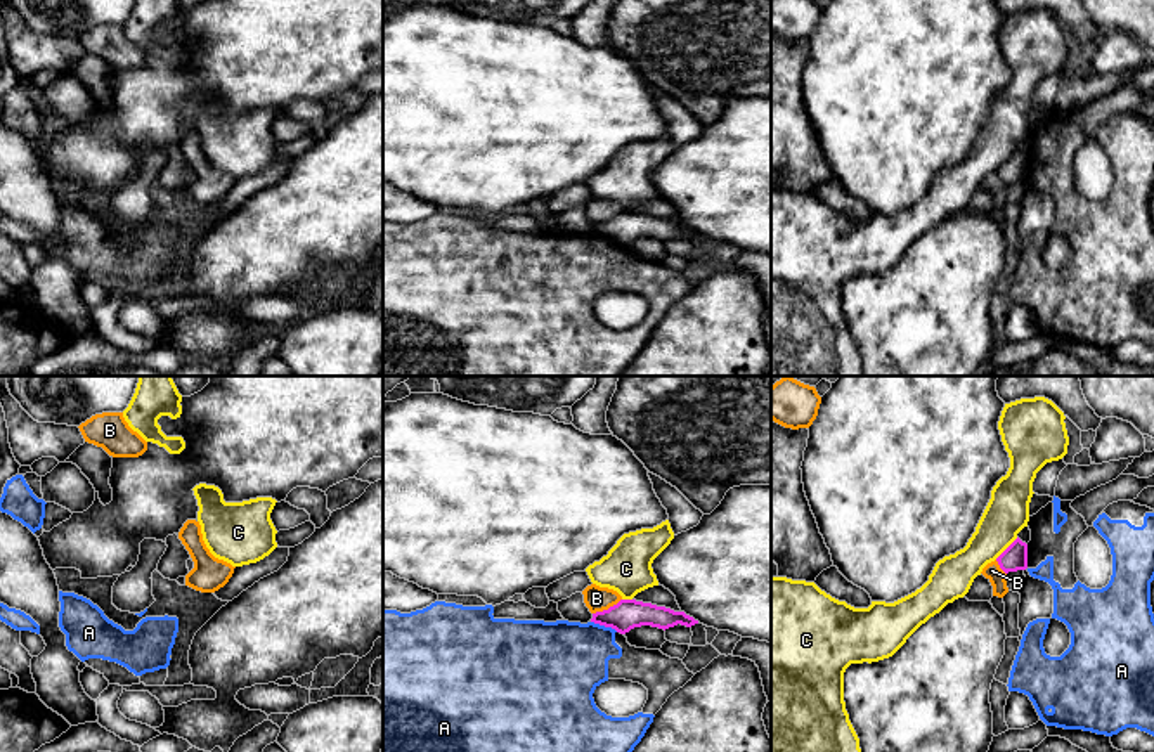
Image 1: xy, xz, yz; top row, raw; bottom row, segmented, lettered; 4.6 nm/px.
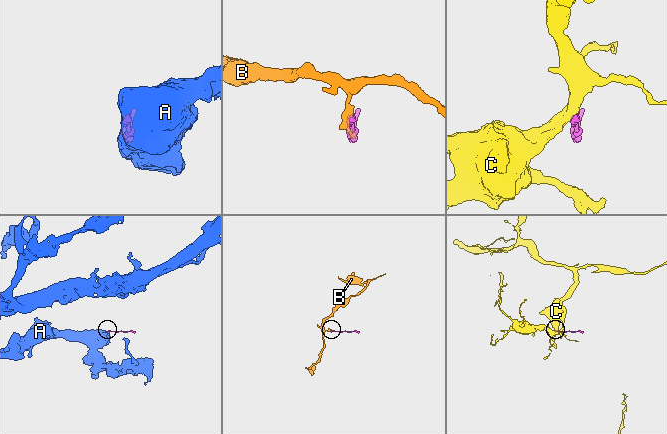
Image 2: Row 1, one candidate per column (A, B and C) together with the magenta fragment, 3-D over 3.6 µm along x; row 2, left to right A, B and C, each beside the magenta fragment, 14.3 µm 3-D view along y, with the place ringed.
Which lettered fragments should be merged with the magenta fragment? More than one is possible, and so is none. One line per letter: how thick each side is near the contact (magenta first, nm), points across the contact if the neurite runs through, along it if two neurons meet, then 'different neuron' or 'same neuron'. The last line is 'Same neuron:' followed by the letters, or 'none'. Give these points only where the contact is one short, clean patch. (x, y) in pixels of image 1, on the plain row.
A: calibres 140 and 380 nm; different neuron
B: calibres 140 and 120 nm; different neuron
C: calibres 120 and 200 nm; different neuron
Same neuron: none

